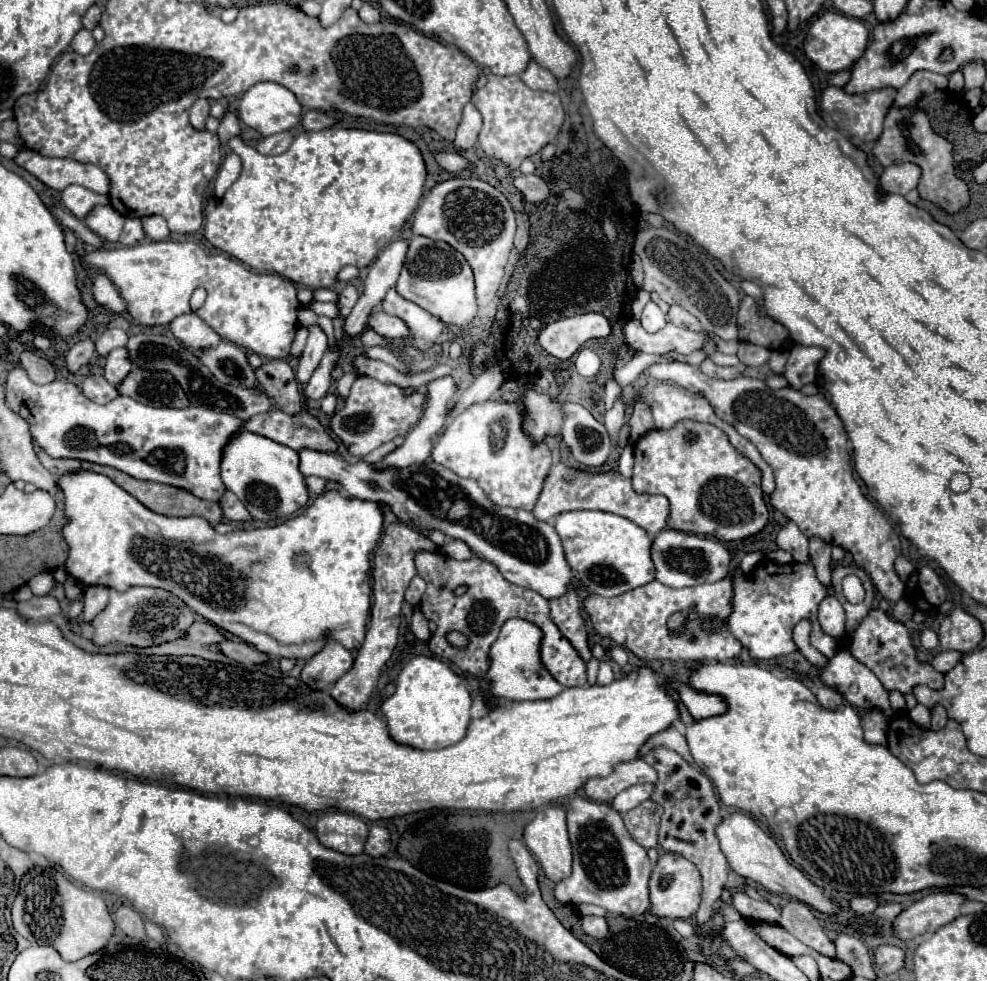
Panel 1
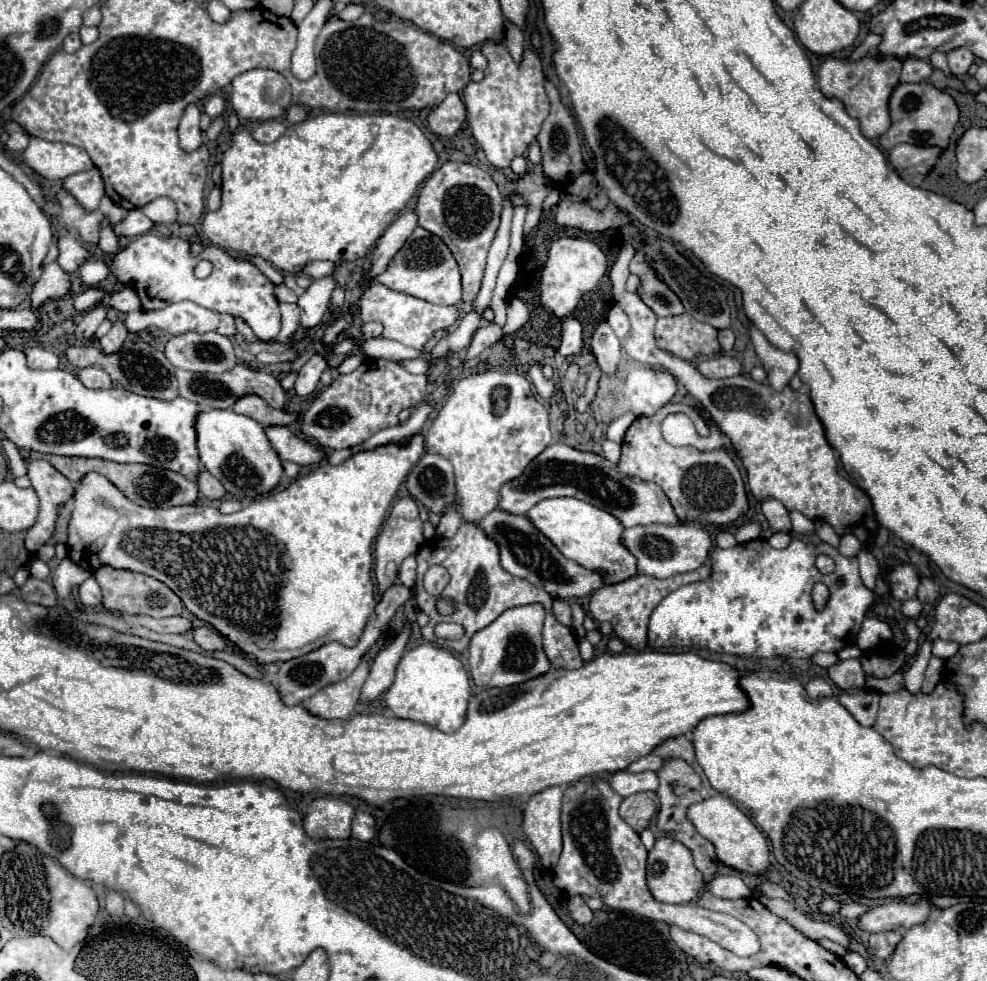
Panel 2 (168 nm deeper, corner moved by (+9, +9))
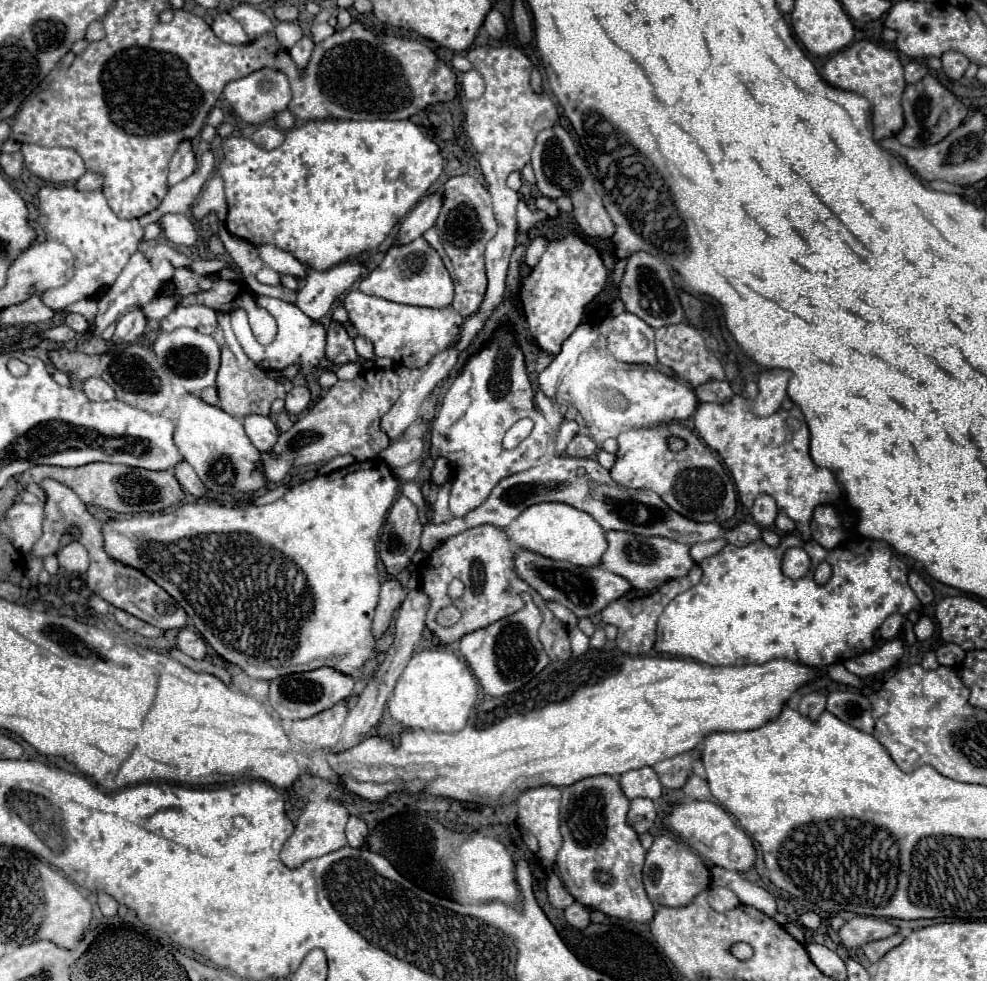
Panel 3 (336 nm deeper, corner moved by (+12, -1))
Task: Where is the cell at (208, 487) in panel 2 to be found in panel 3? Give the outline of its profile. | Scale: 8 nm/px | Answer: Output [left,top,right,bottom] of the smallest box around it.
[174,460,206,498]

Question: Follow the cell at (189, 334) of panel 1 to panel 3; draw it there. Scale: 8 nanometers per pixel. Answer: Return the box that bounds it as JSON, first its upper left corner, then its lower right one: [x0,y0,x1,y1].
[160,304,218,334]

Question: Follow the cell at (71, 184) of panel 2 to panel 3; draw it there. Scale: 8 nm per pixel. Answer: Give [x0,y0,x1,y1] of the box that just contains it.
[76,172,102,190]

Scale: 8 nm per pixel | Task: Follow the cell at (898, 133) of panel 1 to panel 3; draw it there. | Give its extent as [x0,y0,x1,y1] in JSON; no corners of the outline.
[896,74,968,148]

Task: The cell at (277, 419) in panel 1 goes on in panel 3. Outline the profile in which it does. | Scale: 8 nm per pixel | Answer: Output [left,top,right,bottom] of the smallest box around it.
[216,348,294,416]

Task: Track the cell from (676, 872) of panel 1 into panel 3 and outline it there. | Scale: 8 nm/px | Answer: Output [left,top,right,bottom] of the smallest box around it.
[644,834,710,906]

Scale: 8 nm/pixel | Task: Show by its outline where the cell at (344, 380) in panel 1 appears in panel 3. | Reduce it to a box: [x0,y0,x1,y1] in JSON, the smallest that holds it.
[336,362,360,380]

